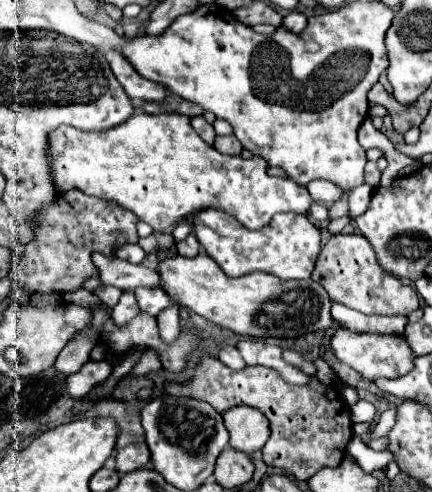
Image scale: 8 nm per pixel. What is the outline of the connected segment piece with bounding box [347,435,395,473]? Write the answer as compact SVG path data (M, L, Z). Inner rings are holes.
M353 435L347 453L361 465L361 469L365 473L385 469L391 461L395 461L395 455L391 451L389 453L387 453L387 449L385 451L375 451L369 445L365 445L357 435Z

